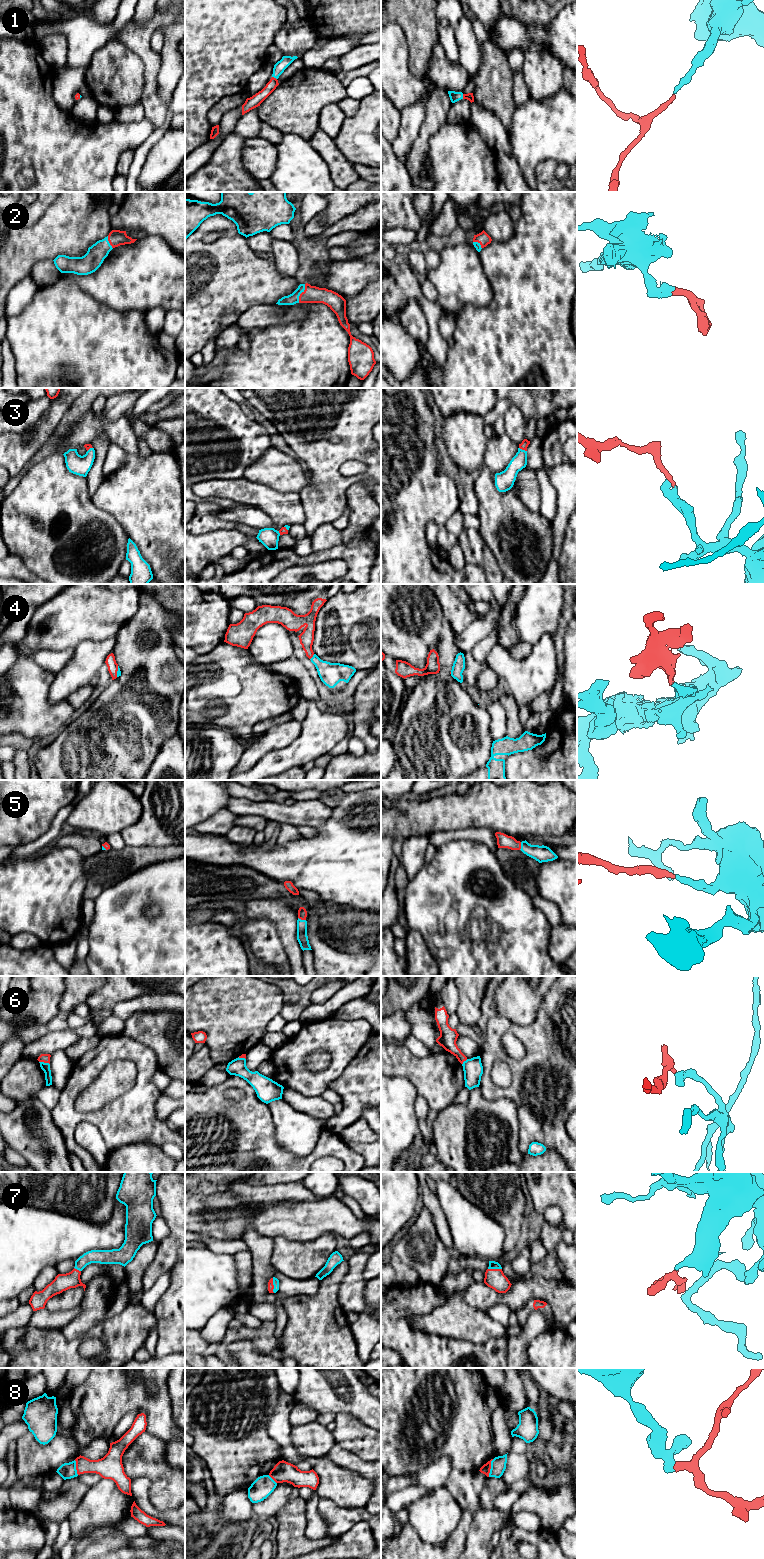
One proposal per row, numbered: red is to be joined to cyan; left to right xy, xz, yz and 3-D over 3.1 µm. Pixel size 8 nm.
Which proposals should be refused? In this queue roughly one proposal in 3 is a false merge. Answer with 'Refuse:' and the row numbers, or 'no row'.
Refuse: 8

